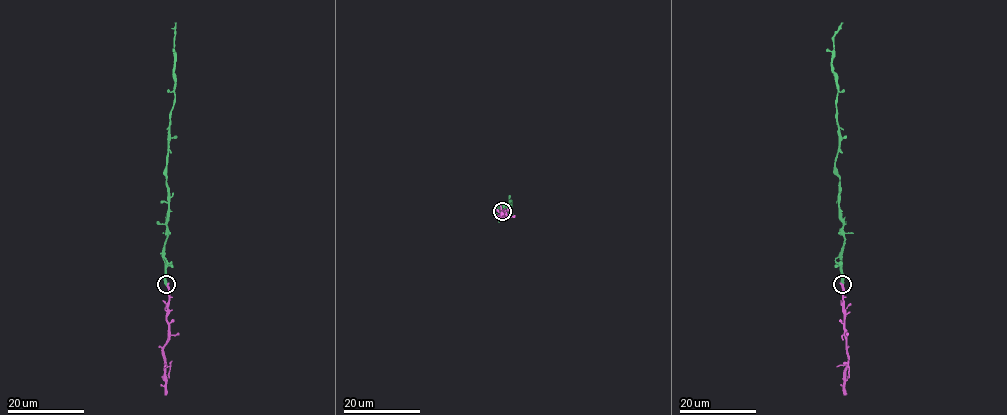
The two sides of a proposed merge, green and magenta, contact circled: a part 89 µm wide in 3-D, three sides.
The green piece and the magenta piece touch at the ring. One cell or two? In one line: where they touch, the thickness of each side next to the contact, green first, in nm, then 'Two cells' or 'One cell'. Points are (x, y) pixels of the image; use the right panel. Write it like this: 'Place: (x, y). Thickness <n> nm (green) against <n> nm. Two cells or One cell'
Place: (842, 284). Thickness 600 nm (green) against 420 nm. One cell

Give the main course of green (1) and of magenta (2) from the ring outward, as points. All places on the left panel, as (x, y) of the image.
1: (166, 284), (166, 158), (170, 112), (175, 97), (176, 23)
2: (166, 284), (169, 297), (168, 338), (163, 347), (164, 395)

